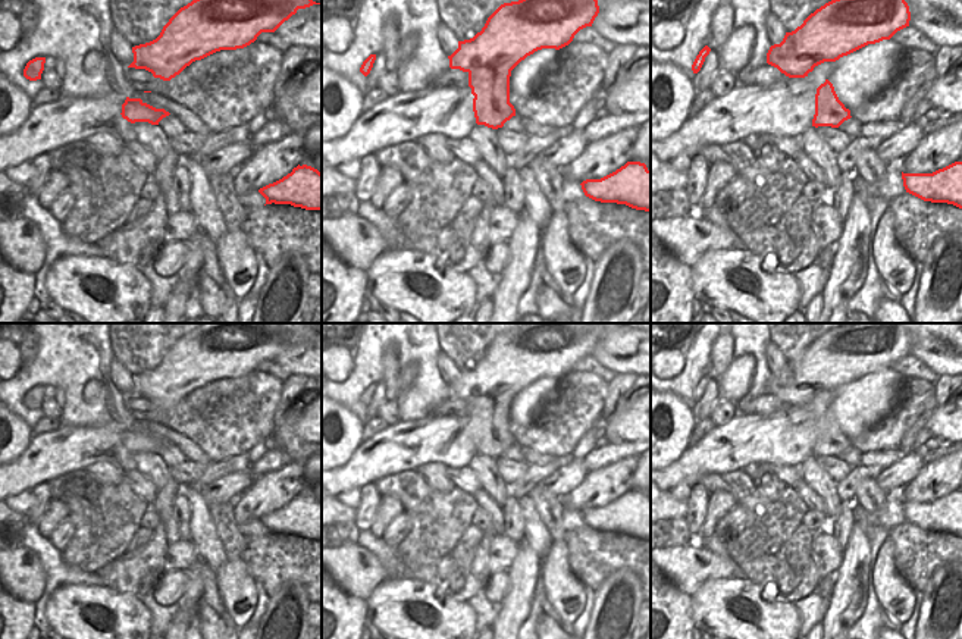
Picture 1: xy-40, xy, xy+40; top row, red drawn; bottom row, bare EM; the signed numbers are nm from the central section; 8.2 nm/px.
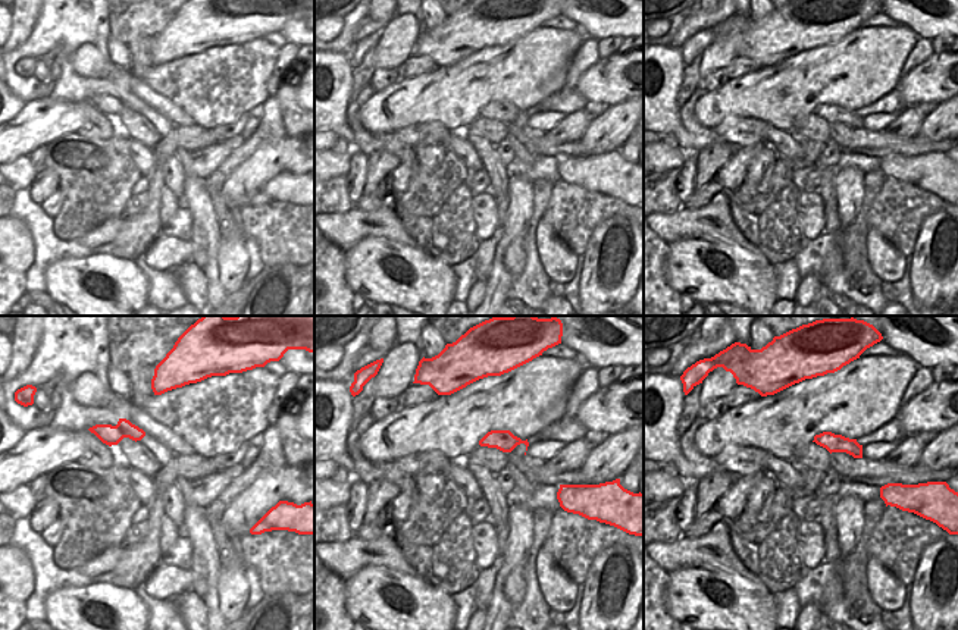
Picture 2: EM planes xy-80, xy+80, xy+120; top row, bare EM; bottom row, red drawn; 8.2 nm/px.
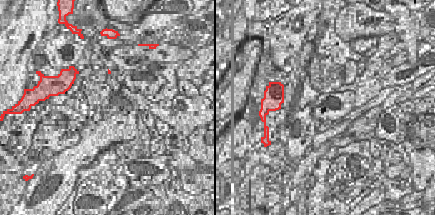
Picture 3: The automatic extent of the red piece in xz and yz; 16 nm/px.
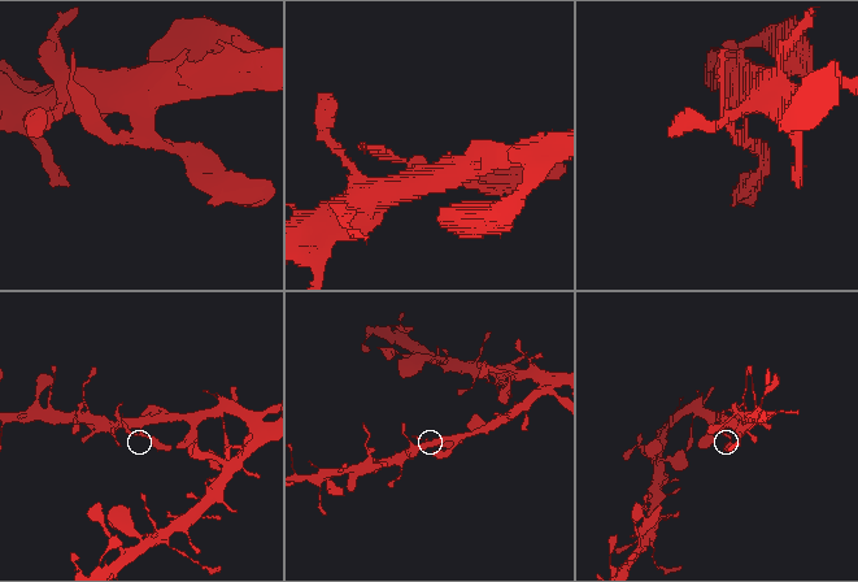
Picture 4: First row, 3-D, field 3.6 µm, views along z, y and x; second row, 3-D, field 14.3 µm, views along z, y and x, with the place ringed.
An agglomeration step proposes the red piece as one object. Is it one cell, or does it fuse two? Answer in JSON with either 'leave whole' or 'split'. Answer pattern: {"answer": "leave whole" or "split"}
{"answer": "split"}

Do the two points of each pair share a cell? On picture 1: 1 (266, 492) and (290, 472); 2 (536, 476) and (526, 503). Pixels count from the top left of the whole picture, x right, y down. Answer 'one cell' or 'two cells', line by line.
1: one cell
2: two cells

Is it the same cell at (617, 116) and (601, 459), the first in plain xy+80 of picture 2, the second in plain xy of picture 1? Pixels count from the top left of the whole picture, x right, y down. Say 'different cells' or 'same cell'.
different cells

